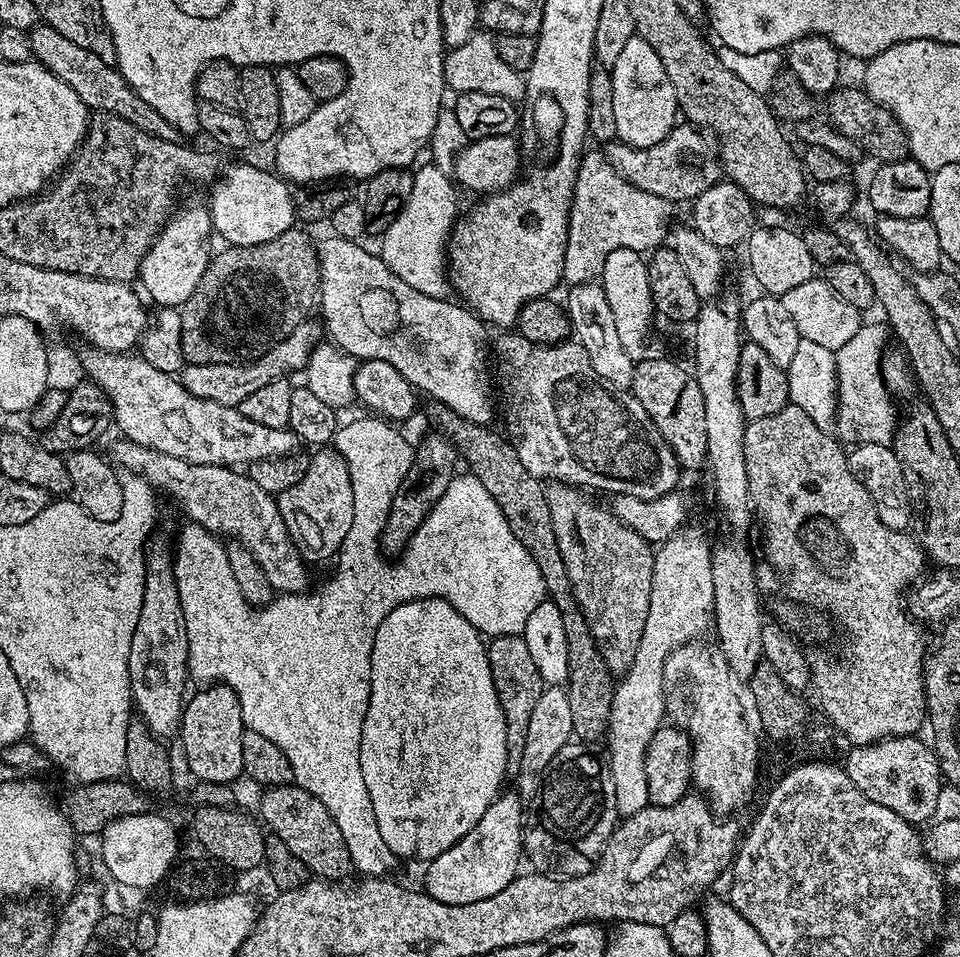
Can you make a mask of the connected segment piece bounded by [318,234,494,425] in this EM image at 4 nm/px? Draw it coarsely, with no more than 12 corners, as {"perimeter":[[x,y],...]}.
{"perimeter":[[355,239],[319,241],[327,339],[472,423],[490,336]]}

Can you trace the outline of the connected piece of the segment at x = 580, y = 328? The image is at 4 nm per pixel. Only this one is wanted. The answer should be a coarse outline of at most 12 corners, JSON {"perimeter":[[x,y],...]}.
{"perimeter":[[601,285],[569,289],[566,311],[594,372],[629,387],[636,369]]}

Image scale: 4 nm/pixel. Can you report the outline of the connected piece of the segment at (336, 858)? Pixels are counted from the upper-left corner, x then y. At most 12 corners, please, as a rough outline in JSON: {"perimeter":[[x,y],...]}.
{"perimeter":[[295,782],[264,788],[259,819],[313,877],[353,875],[338,822]]}

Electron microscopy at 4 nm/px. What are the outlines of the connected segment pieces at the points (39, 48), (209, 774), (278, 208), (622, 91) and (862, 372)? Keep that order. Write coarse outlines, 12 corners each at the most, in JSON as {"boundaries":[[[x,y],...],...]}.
{"boundaries":[[[43,22],[32,60],[93,113],[113,112],[162,140],[176,128],[120,69]],[[209,684],[187,697],[178,739],[197,781],[241,779],[238,694]],[[232,164],[211,185],[225,245],[270,242],[297,223],[279,175]],[[625,54],[610,65],[614,126],[634,148],[678,123],[662,58]],[[865,323],[837,348],[841,441],[891,445],[898,415],[880,359],[890,332]]]}

